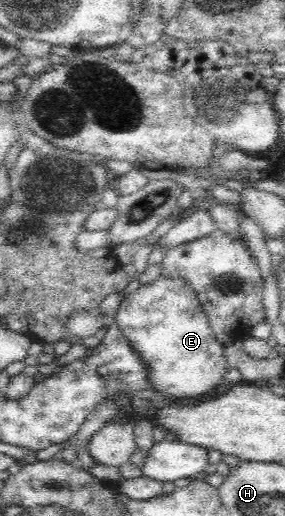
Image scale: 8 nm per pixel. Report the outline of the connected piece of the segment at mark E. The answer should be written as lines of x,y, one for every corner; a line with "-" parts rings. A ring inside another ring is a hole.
162,275
136,292
129,294
116,314
116,321
124,337
131,343
144,364
150,368
149,380
156,391
172,398
196,397
212,391
227,371
224,347
213,334
209,317
192,284
182,278

